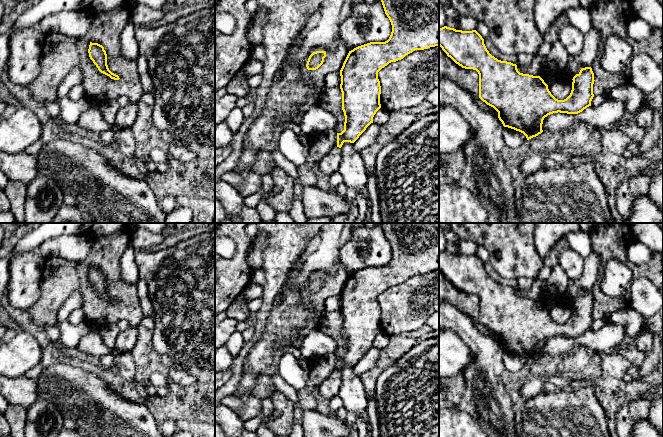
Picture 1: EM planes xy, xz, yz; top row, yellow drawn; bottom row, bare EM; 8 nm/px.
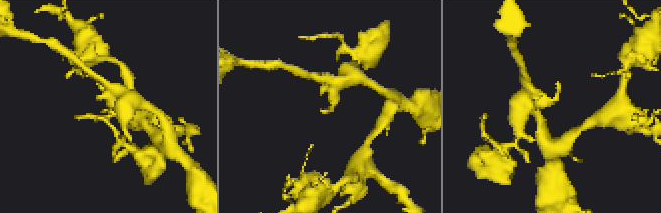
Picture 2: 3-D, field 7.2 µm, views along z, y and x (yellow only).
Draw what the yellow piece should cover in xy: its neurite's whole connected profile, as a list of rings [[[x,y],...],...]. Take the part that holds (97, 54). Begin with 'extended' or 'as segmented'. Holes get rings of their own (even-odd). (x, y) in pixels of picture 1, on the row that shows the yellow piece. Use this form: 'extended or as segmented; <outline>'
as segmented; [[[90,42],[88,53],[90,59],[93,61],[93,63],[96,65],[101,73],[109,76],[111,79],[114,80],[120,79],[118,75],[112,73],[109,70],[107,65],[107,54],[102,45]]]

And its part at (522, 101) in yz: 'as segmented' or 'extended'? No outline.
as segmented

